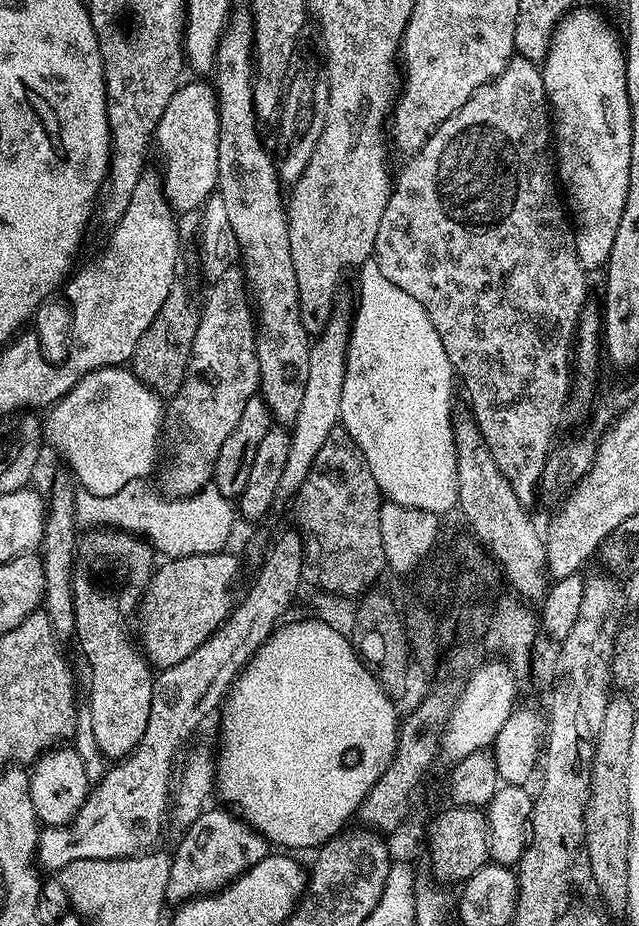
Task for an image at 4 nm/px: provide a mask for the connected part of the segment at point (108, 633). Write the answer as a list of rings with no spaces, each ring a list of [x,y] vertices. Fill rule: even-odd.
[[[101,526],[85,531],[76,545],[72,569],[76,619],[74,640],[75,643],[80,643],[80,648],[84,651],[89,666],[92,667],[92,697],[86,701],[86,707],[90,712],[91,725],[94,726],[98,750],[105,758],[111,756],[125,758],[131,755],[141,742],[146,731],[146,722],[149,721],[154,672],[134,639],[134,617],[144,598],[144,591],[148,589],[148,583],[152,580],[152,573],[157,567],[158,560],[152,545],[144,536],[135,532],[123,532],[120,528]]]

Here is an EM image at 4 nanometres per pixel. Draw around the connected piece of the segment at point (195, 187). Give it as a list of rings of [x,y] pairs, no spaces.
[[[196,78],[193,84],[181,83],[174,98],[166,105],[156,127],[155,151],[160,151],[164,163],[162,191],[169,208],[176,214],[192,212],[203,206],[217,191],[218,138],[220,137],[220,108],[216,89]]]

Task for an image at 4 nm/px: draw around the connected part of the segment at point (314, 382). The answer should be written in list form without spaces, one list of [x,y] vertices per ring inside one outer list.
[[[337,311],[323,332],[311,341],[309,381],[306,382],[306,395],[302,398],[302,410],[290,426],[292,433],[290,458],[286,458],[286,471],[282,474],[282,482],[278,482],[277,501],[291,501],[295,497],[306,474],[310,474],[310,466],[318,450],[322,450],[322,442],[326,442],[326,438],[330,438],[330,434],[340,424],[342,386],[346,378],[348,361],[348,334],[351,330],[349,313]]]

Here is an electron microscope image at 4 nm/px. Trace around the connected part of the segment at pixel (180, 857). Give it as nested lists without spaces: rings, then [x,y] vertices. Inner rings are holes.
[[[209,807],[183,831],[184,837],[172,856],[170,882],[166,882],[164,898],[169,905],[179,906],[186,900],[210,896],[213,892],[220,891],[270,854],[269,841],[265,840],[247,820],[227,807],[219,807]]]

